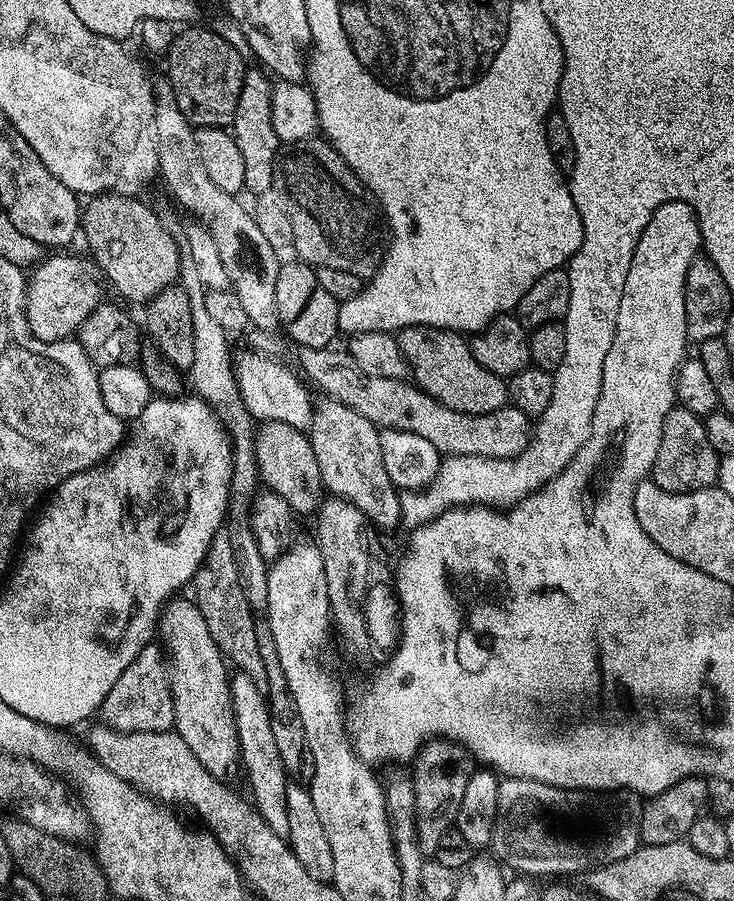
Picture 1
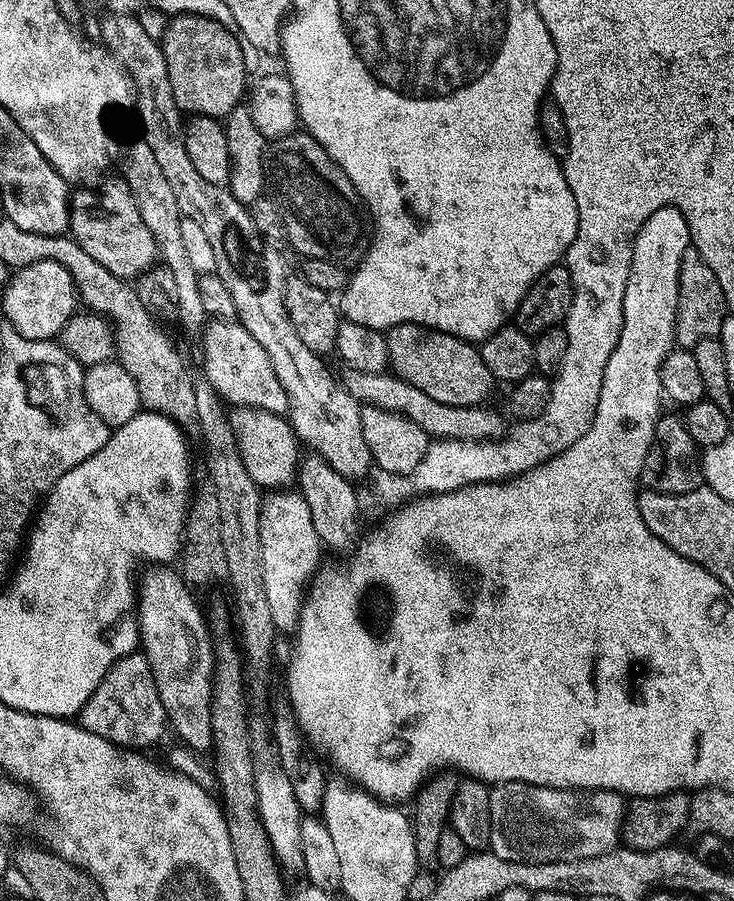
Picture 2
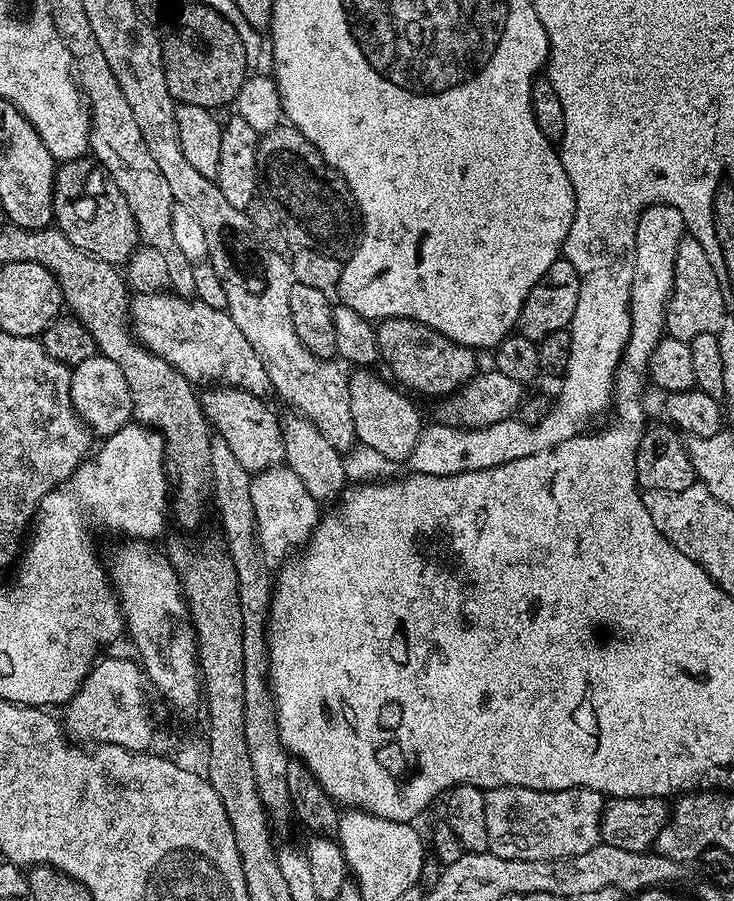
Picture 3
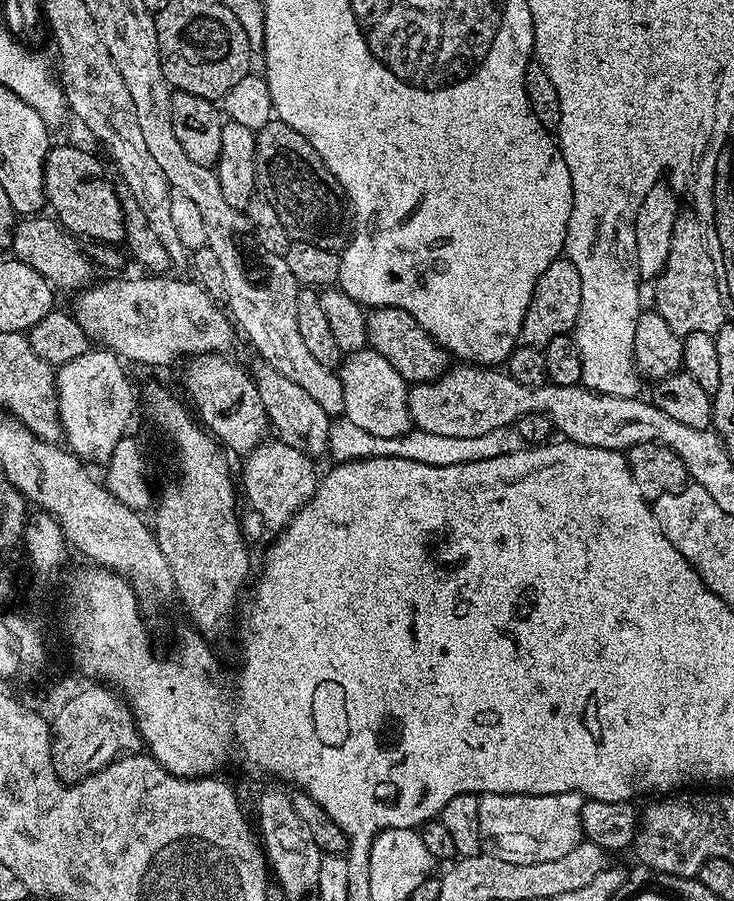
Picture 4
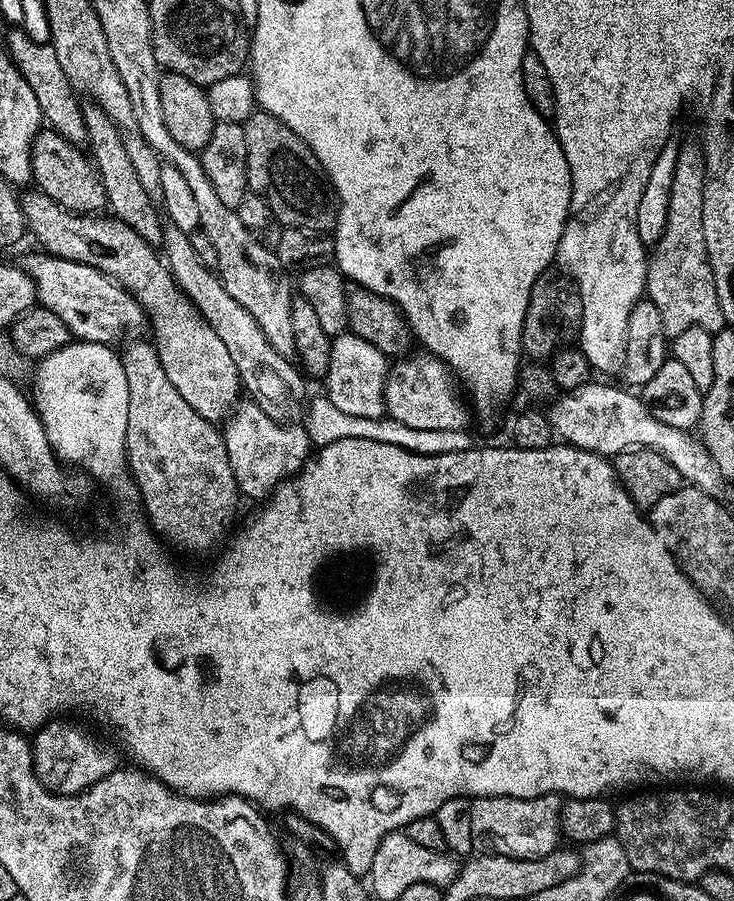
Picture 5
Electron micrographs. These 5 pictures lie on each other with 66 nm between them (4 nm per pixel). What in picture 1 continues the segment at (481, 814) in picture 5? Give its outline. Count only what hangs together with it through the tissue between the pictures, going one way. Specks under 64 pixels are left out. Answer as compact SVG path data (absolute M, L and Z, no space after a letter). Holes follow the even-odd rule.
M509 776L501 779L498 788L498 818L491 847L509 869L517 868L516 872L525 877L572 878L575 872L583 874L590 868L600 868L634 854L642 844L641 809L641 801L632 794L589 794L584 790L546 786L546 782Z

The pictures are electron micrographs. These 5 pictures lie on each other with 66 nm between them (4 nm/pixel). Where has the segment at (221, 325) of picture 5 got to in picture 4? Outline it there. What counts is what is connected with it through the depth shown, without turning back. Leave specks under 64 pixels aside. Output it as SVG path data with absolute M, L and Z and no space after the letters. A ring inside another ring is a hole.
M263 362L257 363L256 369L251 369L250 375L256 381L258 398L262 398L262 406L268 415L271 431L282 441L283 444L294 446L294 450L304 452L311 458L318 458L328 452L328 429L330 416L298 386L298 382L290 382L286 374L278 374L274 366Z

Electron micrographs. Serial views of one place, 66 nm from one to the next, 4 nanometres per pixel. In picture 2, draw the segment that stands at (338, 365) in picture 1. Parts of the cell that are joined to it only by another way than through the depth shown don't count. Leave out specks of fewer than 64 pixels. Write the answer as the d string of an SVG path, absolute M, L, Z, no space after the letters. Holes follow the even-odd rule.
M353 372L347 373L346 387L349 394L361 405L381 408L387 412L394 412L397 416L410 418L410 422L418 422L422 430L430 438L438 440L498 440L505 435L506 423L505 413L495 412L489 406L477 406L467 408L466 406L446 406L446 402L438 402L434 398L422 394L410 382L401 380L395 374L382 372Z

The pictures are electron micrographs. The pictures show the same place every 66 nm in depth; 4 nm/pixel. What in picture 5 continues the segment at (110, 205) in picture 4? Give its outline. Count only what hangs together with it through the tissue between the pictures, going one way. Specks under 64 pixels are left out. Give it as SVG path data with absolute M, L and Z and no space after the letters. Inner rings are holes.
M51 130L37 132L32 143L32 180L39 191L44 192L58 206L62 206L65 212L78 212L81 214L100 214L105 211L108 199L106 190L100 181L100 173L97 172L95 164L75 144L71 144L66 138Z

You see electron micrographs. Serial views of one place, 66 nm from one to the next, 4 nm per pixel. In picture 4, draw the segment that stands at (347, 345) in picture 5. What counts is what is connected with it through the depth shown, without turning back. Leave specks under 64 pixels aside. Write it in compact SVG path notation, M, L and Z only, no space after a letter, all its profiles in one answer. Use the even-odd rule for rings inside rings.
M363 347L347 353L340 361L338 375L342 382L343 419L354 422L358 430L374 434L378 438L394 438L409 431L410 421L407 408L409 387L406 381L373 348Z

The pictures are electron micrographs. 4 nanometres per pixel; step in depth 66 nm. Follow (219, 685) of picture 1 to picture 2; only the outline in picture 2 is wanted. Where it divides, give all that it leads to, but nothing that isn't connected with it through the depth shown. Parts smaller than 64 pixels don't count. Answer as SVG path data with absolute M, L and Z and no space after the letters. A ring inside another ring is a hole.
M156 566L151 569L149 576L141 575L138 580L138 607L136 617L140 623L140 642L139 647L142 649L145 658L150 662L150 670L154 674L154 682L158 686L158 698L162 698L162 706L168 715L168 727L174 733L183 747L197 753L204 754L204 751L213 747L212 742L212 722L210 720L210 706L212 705L212 671L214 670L214 662L216 661L216 653L214 651L214 637L210 631L210 625L206 619L205 609L200 609L200 604L195 600L193 589L184 581L183 575L179 571L175 572L172 566Z

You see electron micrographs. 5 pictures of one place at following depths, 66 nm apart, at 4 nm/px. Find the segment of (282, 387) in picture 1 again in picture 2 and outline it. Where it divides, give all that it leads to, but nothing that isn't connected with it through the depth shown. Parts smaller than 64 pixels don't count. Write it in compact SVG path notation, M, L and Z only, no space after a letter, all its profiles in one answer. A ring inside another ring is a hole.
M212 320L203 329L204 335L204 376L217 393L229 405L243 408L257 408L267 412L283 413L288 406L286 390L270 366L270 354L262 350L250 334L236 320Z

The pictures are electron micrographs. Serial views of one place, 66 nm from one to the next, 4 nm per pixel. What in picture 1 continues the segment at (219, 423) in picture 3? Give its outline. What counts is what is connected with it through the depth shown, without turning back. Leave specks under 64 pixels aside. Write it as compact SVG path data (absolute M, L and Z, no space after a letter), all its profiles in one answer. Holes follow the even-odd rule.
M269 420L255 429L254 443L259 483L283 498L293 513L311 517L326 492L311 439L301 429L286 426L286 422Z

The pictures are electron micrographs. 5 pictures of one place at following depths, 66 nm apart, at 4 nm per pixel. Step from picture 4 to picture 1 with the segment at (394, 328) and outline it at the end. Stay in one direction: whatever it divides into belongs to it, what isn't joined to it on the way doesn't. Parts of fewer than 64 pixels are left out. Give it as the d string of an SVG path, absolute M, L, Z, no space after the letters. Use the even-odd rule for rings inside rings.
M415 324L400 329L395 339L416 387L442 402L442 406L462 410L462 414L490 414L509 403L505 377L483 368L478 358L474 358L471 343L461 333Z

